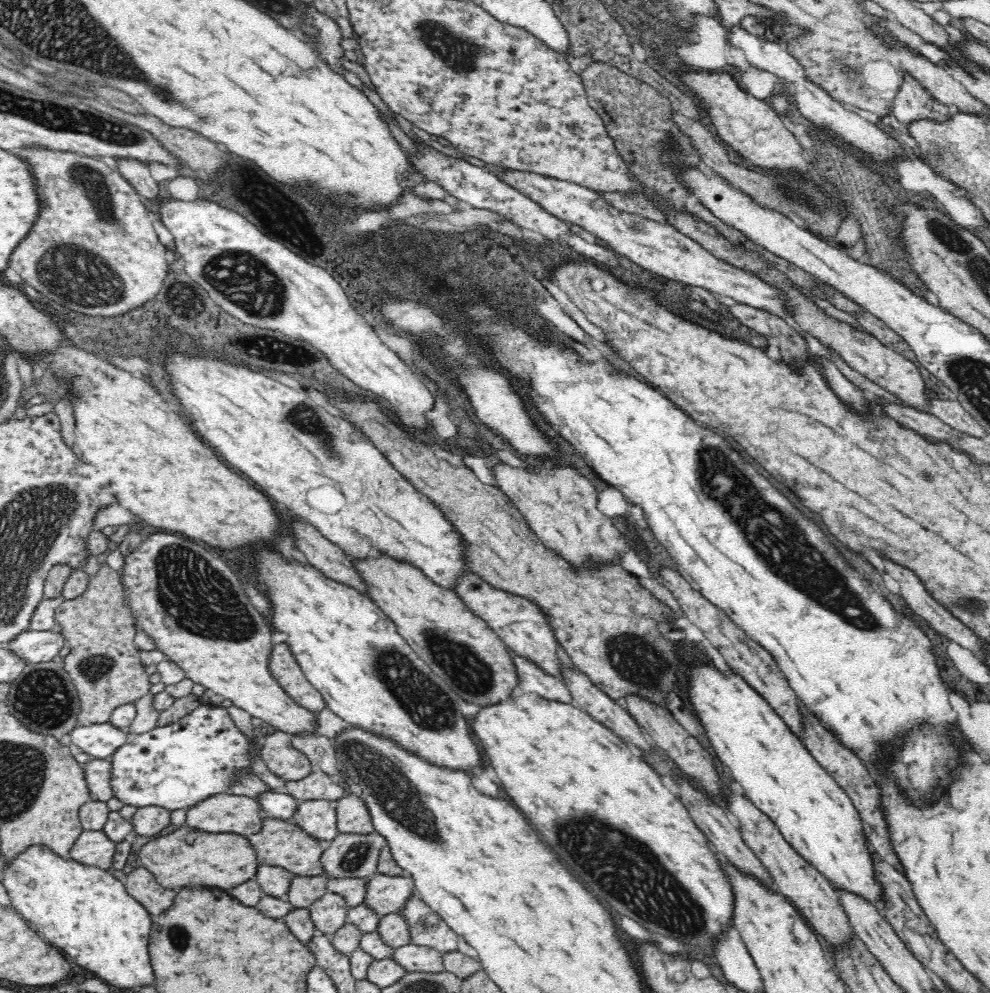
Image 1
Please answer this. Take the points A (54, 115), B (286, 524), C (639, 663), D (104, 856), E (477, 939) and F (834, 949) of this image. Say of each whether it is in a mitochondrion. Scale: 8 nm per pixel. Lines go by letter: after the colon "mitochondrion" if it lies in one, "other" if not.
A: mitochondrion
B: other
C: mitochondrion
D: other
E: other
F: other

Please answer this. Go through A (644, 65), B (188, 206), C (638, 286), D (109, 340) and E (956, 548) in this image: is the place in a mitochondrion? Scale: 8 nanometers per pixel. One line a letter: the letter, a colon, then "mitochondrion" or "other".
A: other
B: other
C: other
D: mitochondrion
E: other

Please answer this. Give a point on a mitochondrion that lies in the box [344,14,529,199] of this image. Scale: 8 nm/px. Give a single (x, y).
(464, 56)

